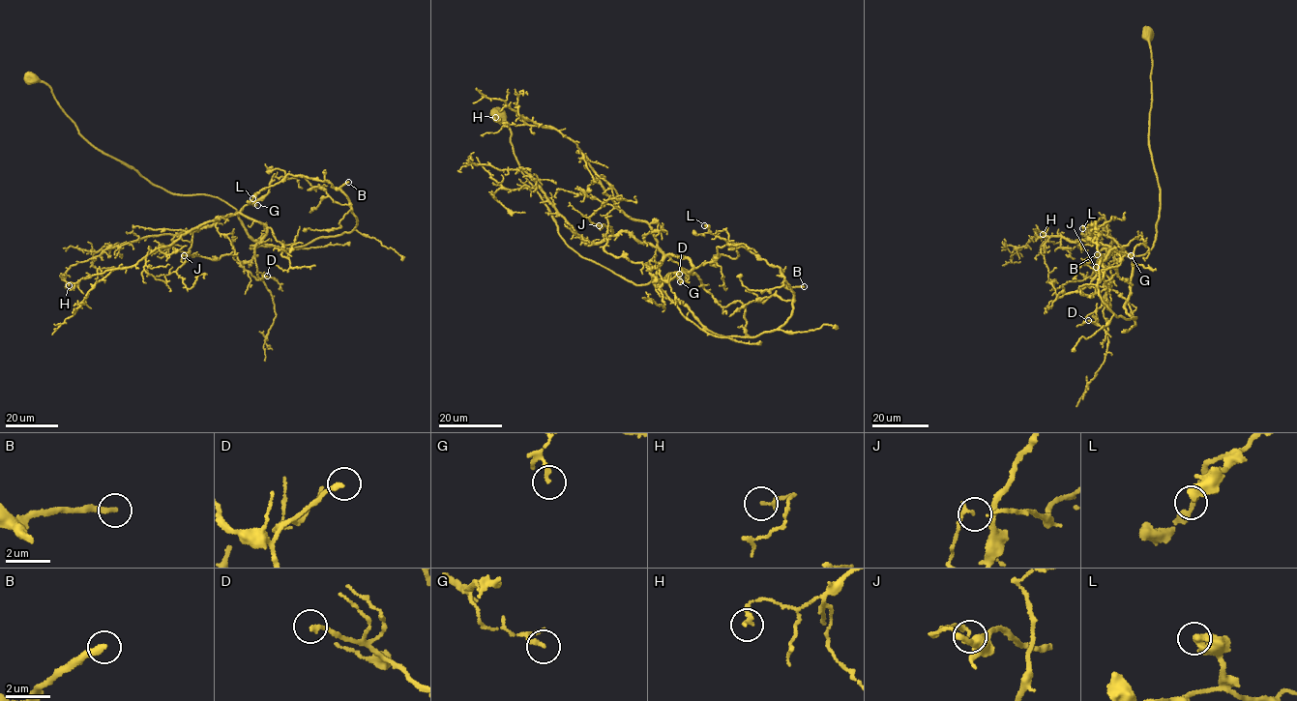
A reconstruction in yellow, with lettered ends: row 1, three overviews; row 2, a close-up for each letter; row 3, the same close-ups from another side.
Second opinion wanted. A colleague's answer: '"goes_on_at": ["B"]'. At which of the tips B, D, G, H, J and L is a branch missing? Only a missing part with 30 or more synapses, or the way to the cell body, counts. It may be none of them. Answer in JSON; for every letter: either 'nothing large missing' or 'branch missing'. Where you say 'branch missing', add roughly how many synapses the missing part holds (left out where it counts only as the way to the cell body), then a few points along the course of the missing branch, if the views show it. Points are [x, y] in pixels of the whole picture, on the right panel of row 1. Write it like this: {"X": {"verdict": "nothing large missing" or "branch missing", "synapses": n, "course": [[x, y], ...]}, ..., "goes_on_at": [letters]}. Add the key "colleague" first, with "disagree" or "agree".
{"colleague": "agree", "B": {"verdict": "branch missing", "synapses": 60, "course": [[1097, 254], [1086, 243], [1086, 233], [1084, 236], [1078, 233], [1057, 237], [1052, 227], [1060, 225]]}, "D": {"verdict": "nothing large missing"}, "G": {"verdict": "nothing large missing"}, "H": {"verdict": "nothing large missing"}, "J": {"verdict": "nothing large missing"}, "L": {"verdict": "nothing large missing"}, "goes_on_at": ["B"]}

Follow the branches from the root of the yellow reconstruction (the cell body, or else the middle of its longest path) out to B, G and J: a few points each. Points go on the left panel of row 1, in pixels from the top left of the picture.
B: (30, 77), (97, 149), (173, 193), (220, 198), (266, 244), (349, 232), (348, 182)
G: (30, 77), (48, 85), (86, 140), (155, 185), (178, 194), (220, 198), (235, 214), (257, 205)
J: (30, 77), (48, 85), (97, 149), (168, 191), (234, 207), (193, 232), (184, 255)

